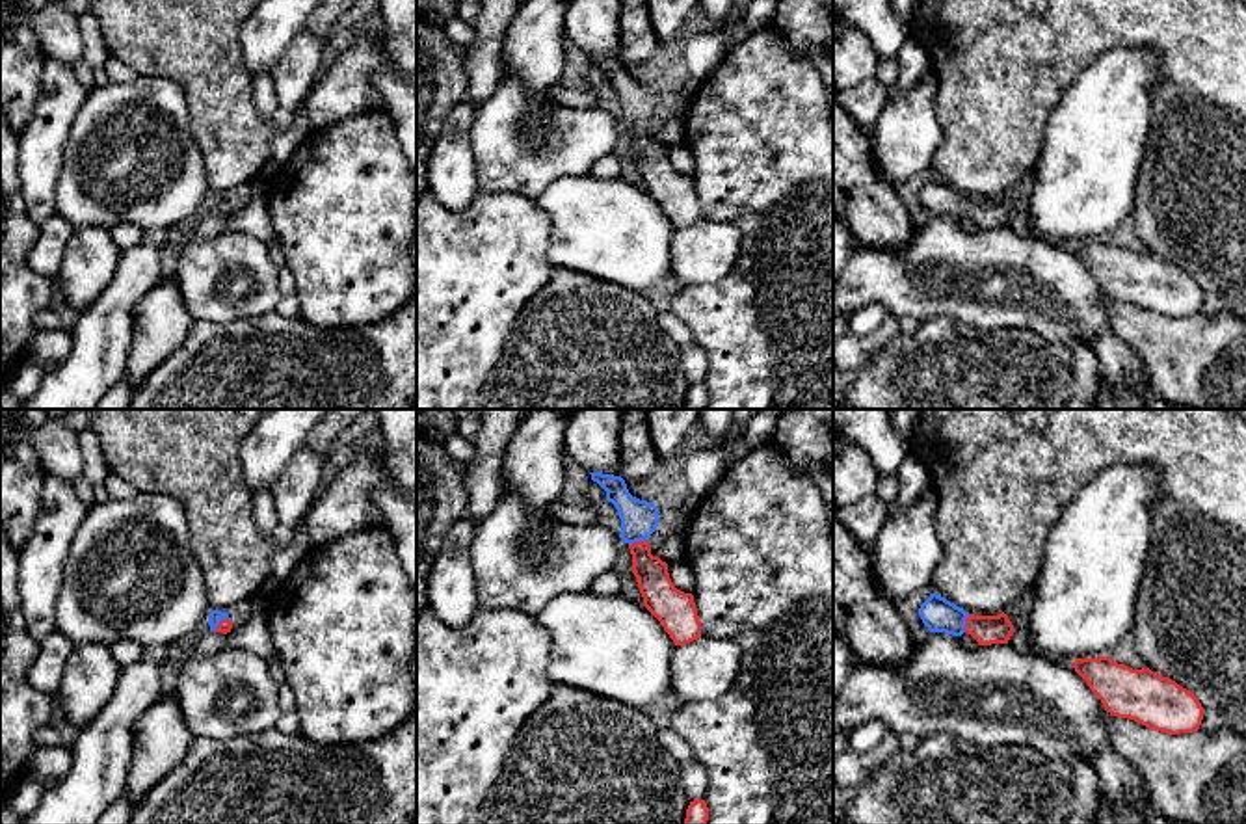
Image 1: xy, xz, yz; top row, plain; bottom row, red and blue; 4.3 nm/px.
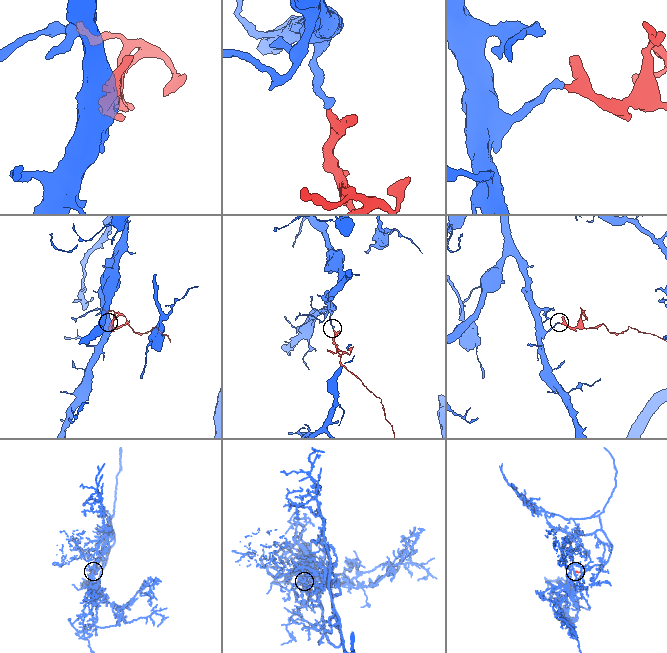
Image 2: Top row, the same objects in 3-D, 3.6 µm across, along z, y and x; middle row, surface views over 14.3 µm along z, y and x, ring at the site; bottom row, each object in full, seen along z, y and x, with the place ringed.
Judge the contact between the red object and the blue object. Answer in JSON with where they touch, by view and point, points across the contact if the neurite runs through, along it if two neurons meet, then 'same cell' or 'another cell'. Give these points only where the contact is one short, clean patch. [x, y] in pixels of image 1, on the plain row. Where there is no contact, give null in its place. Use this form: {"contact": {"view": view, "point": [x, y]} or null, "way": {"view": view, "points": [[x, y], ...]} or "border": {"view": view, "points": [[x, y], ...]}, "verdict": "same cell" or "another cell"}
{"contact": {"view": "xz", "point": [636, 125]}, "way": {"view": "xz", "points": [[659, 177], [636, 125], [638, 101]]}, "verdict": "same cell"}

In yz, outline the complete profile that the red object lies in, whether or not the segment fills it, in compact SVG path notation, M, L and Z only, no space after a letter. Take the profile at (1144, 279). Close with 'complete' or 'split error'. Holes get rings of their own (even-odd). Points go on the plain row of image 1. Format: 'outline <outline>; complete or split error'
outline M1110 240L1077 242L1073 251L1112 299L1168 318L1194 316L1201 309L1205 292L1198 281L1149 251L1133 253Z; complete

